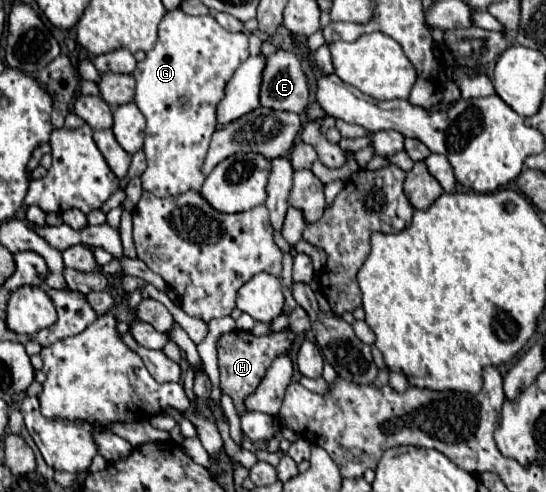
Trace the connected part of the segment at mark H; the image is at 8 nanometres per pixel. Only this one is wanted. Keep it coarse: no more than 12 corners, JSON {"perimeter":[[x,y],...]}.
{"perimeter":[[291,331],[219,337],[221,389],[239,415],[273,359],[287,353]]}

